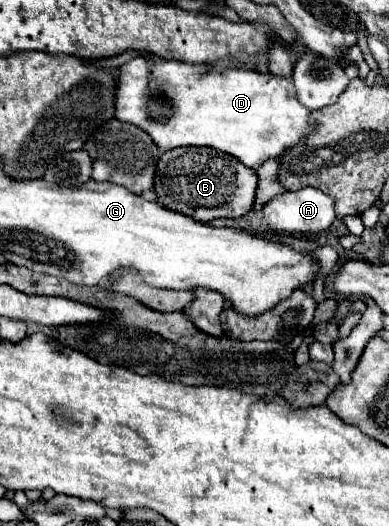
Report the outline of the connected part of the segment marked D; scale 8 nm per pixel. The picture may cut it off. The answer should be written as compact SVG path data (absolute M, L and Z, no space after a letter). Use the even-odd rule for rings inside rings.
M139 56L129 60L119 70L119 88L115 100L115 118L135 124L153 138L161 150L177 146L211 146L241 160L245 166L261 166L269 158L277 158L293 146L305 142L315 134L311 110L307 110L295 94L291 78L267 72L229 68L225 72L165 60L155 64L149 72L147 62ZM147 94L163 94L171 106L173 116L167 124L155 122L147 112Z

